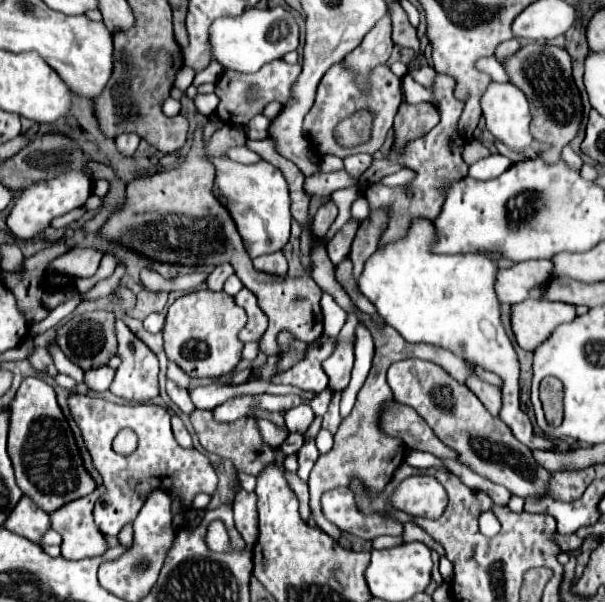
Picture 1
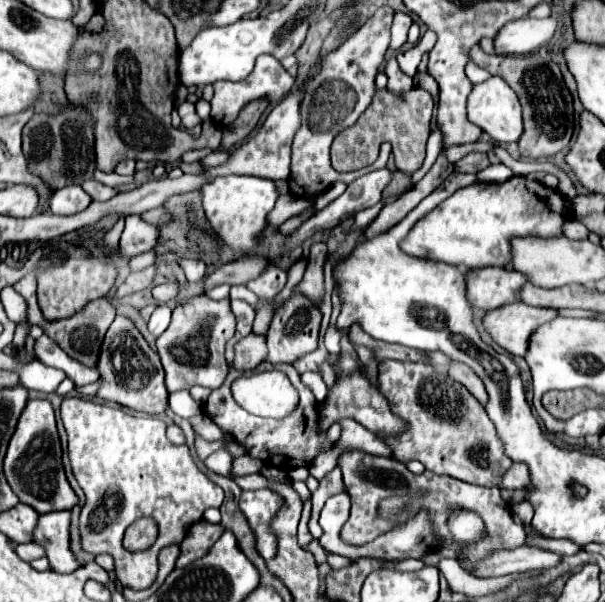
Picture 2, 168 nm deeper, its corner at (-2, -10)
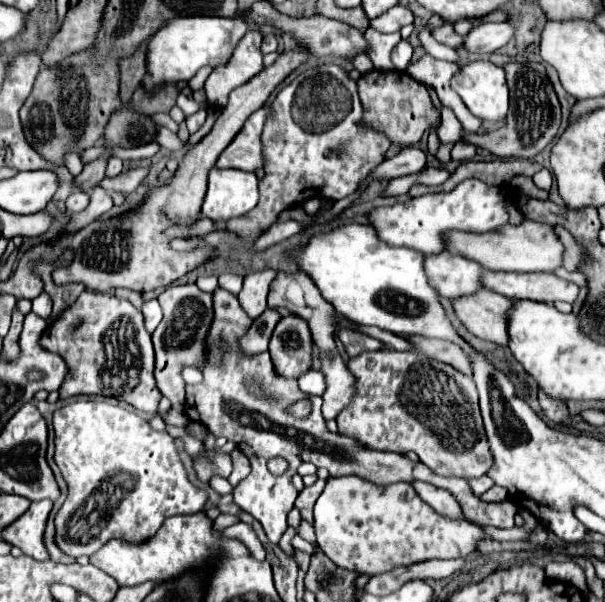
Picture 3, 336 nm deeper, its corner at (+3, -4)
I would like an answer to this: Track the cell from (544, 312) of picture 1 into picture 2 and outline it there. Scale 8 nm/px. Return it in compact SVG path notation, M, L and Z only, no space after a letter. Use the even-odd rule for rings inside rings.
M522 301L508 303L508 307L498 307L482 317L488 335L510 355L524 355L528 349L530 335L542 325L558 315L556 309L530 307Z

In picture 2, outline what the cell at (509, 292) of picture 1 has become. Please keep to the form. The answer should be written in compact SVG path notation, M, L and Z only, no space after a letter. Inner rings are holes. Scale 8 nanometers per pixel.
M484 267L466 271L466 295L478 309L496 309L516 301L518 289L526 283L526 277L518 271L504 267Z

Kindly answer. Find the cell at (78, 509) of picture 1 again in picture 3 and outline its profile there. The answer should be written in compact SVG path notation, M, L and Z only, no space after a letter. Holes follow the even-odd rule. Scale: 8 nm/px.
M51 501L31 503L27 513L23 517L19 517L19 521L15 521L15 525L11 525L11 529L3 529L3 533L1 533L3 539L9 541L11 545L19 547L25 555L29 555L37 561L47 561L49 553L43 543L43 535L45 535L45 525L47 525L47 517L49 517L51 509L53 509Z

